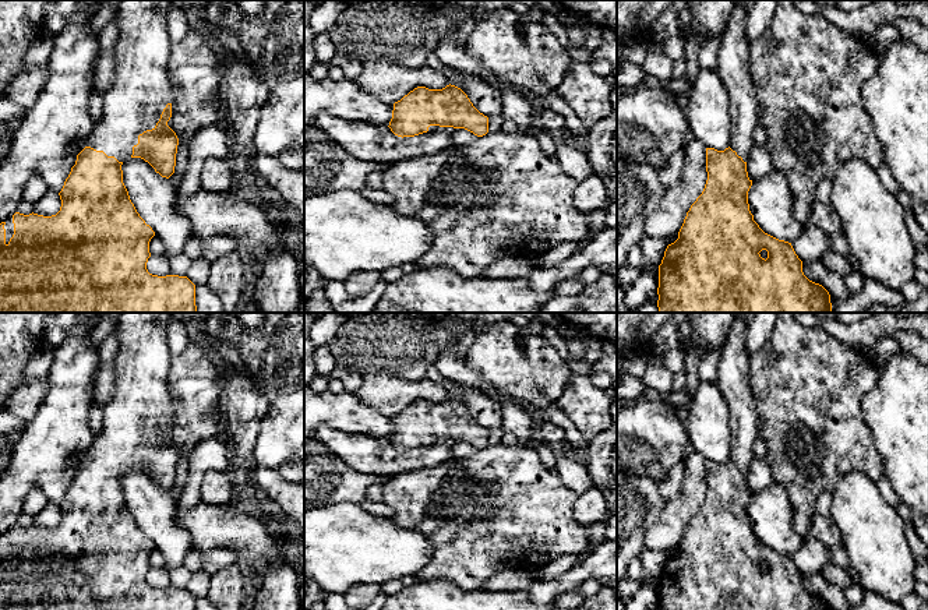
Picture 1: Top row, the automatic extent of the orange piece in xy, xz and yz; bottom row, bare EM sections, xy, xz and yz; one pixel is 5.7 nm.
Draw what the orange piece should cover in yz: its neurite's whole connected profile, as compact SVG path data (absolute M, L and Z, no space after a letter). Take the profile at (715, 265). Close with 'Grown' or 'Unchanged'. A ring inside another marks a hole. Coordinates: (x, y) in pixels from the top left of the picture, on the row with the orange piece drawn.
M735 0L717 52L716 71L730 99L731 144L724 151L706 148L708 180L705 188L691 205L678 239L667 246L659 265L657 313L832 313L829 292L804 275L802 261L791 243L765 233L749 211L748 191L752 180L748 177L747 162L755 147L752 134L758 123L759 102L758 88L749 70L751 43L745 36L748 15L745 0Z. Grown

